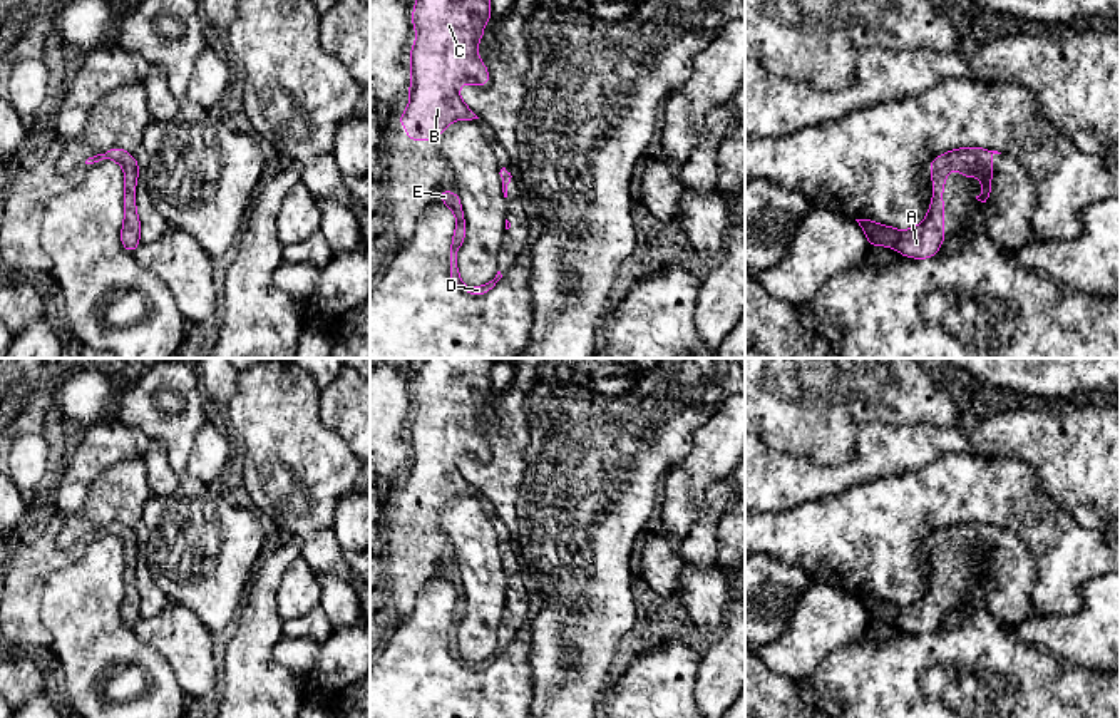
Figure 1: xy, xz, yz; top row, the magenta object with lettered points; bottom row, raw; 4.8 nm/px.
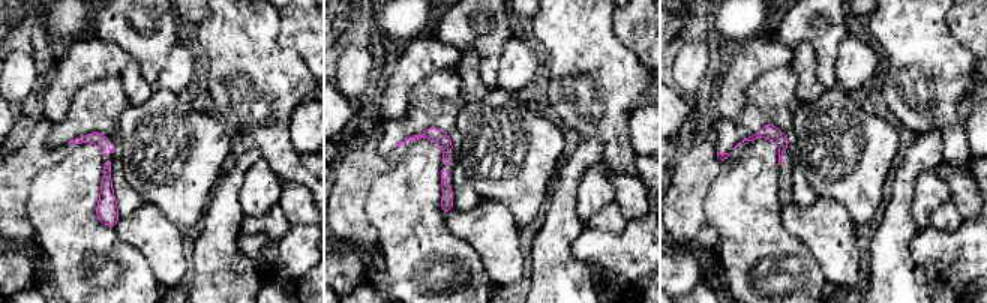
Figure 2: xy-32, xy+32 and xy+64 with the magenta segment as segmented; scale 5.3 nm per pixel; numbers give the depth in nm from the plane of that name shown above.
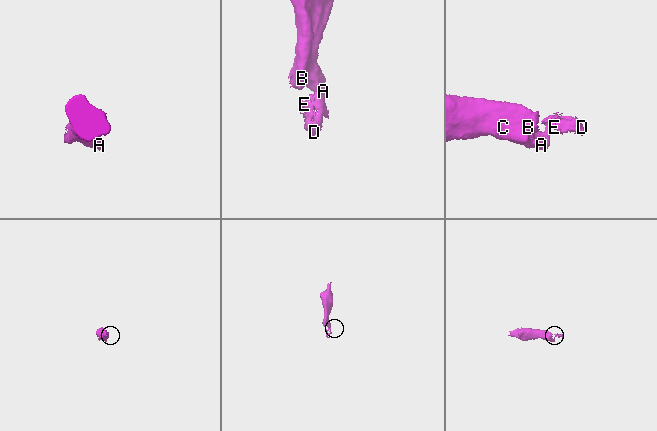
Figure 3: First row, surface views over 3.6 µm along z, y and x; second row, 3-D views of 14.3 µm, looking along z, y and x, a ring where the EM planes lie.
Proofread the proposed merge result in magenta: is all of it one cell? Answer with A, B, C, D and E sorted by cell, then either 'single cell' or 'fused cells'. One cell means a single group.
groups A B C D E; single cell

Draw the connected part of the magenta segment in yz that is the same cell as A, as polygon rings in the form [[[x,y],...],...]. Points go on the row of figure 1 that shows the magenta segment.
[[[961,147],[934,157],[929,169],[934,186],[931,187],[932,201],[927,209],[927,218],[907,231],[882,226],[871,219],[855,219],[867,236],[869,248],[891,246],[902,256],[917,259],[927,259],[934,256],[944,243],[943,187],[946,186],[946,174],[953,169],[958,169],[961,176],[971,181],[979,177],[983,189],[976,199],[986,203],[993,191],[991,174],[996,171],[996,167],[989,162],[993,154],[1001,152],[983,147]]]

